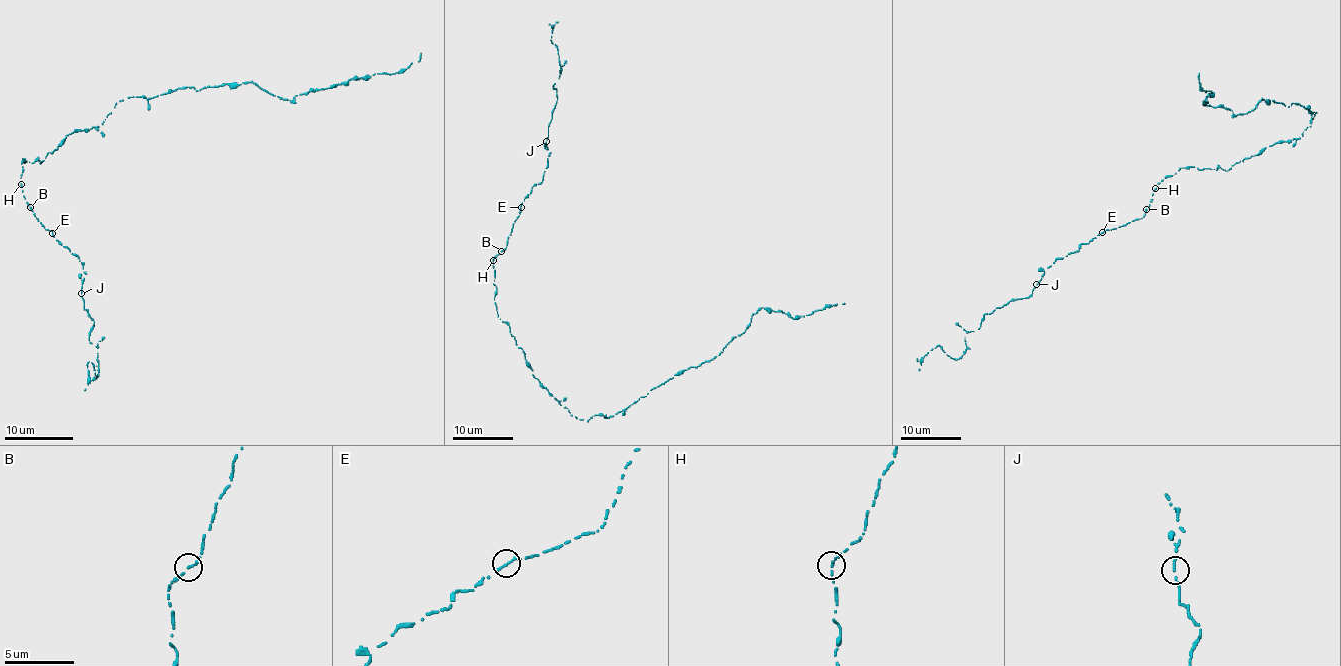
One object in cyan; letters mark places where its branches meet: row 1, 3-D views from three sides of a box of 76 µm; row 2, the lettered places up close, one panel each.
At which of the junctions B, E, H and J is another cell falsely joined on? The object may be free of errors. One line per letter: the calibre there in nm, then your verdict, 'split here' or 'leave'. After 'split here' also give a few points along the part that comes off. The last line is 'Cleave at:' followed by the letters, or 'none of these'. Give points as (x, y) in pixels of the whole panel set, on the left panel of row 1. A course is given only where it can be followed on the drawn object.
B: 240 nm | leave
E: 240 nm | leave
H: 190 nm | leave
J: 220 nm | leave
Cleave at: none of these

